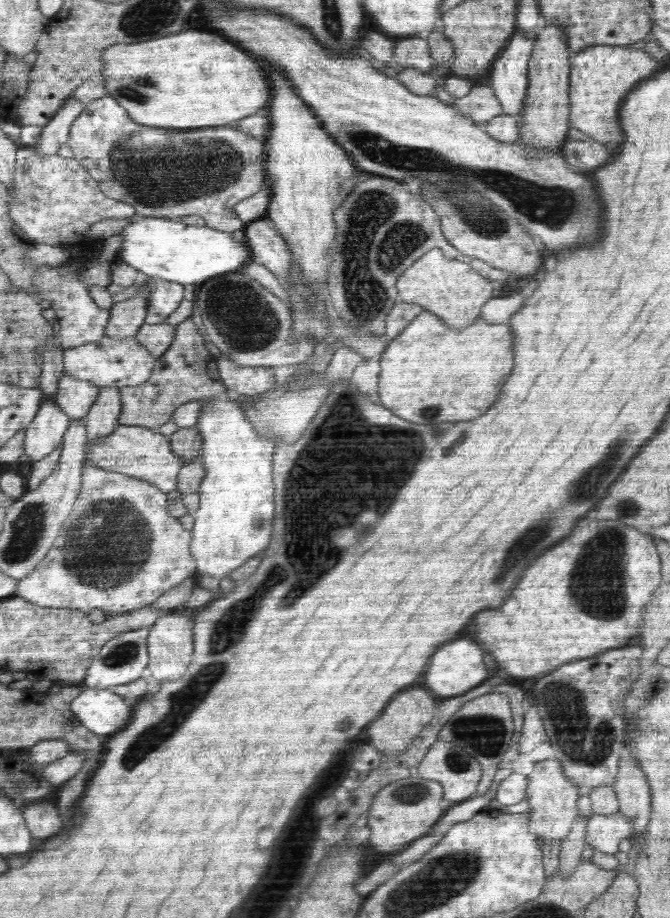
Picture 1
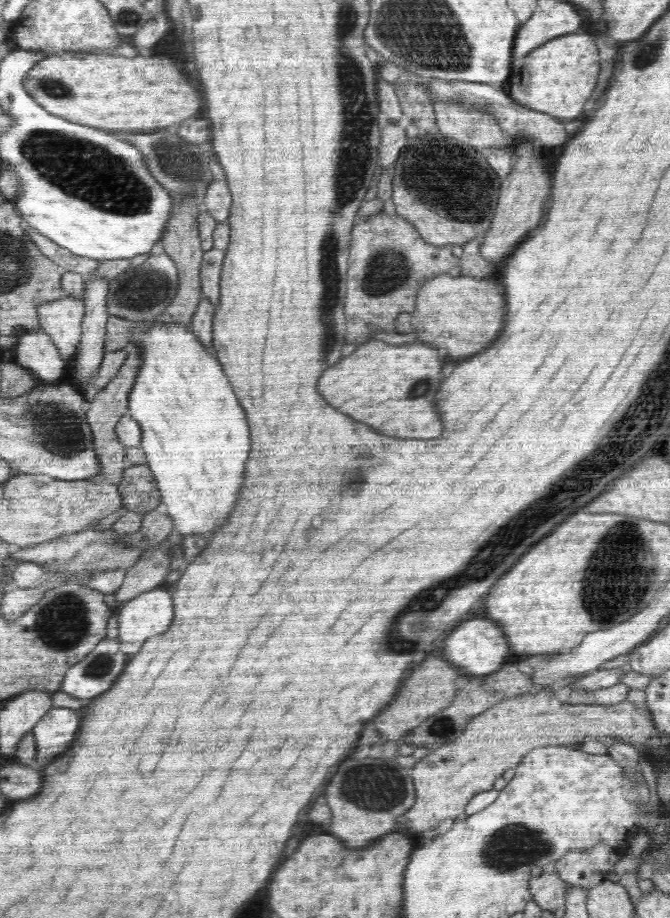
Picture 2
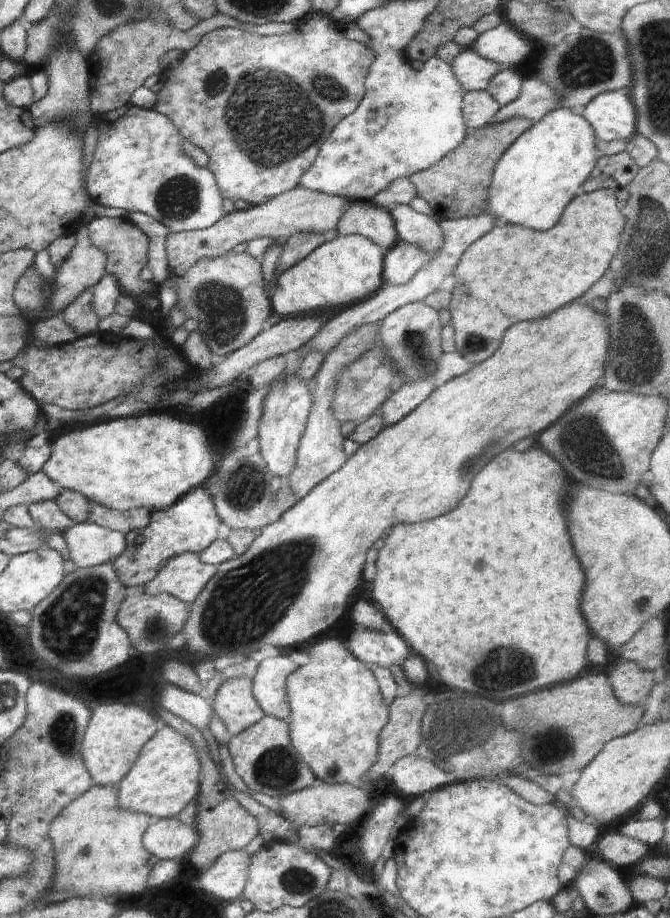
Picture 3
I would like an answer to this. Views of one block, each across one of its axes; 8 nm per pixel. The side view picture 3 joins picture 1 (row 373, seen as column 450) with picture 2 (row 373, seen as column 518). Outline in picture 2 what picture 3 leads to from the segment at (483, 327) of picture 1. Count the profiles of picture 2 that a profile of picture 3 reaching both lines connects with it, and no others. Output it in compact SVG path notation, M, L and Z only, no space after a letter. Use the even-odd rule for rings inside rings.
M368 337L370 342L360 346L354 354L328 368L318 380L320 396L342 414L368 424L378 434L394 438L436 438L442 432L442 422L432 406L434 394L442 380L441 350L428 348L419 341L406 345L388 345ZM418 394L418 396L410 396ZM408 400L418 400L418 410L402 412L408 408Z

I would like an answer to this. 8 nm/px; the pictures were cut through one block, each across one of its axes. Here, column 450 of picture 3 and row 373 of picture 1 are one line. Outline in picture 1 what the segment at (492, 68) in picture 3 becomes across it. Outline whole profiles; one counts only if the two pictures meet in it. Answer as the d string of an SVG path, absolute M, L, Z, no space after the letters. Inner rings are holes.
M64 374L60 377L55 401L62 411L72 419L84 419L100 392L100 387Z

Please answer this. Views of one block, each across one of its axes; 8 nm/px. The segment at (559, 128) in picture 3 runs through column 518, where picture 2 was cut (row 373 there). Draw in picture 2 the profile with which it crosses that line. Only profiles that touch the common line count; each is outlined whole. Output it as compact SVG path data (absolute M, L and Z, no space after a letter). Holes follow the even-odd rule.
M140 321L135 323L129 332L130 346L138 344L142 347L141 365L139 366L132 390L129 394L128 414L138 422L141 426L141 447L146 455L146 464L149 466L151 473L156 479L158 489L161 494L161 502L167 506L168 514L171 516L176 530L182 535L187 534L203 534L214 532L214 528L218 528L218 524L224 524L226 516L230 514L230 510L234 508L234 504L238 502L238 490L242 488L242 476L244 476L244 462L248 458L250 452L250 432L248 432L248 424L246 424L246 416L244 410L240 408L234 390L222 370L222 365L213 351L204 347L190 326L180 323L152 323L148 321Z

